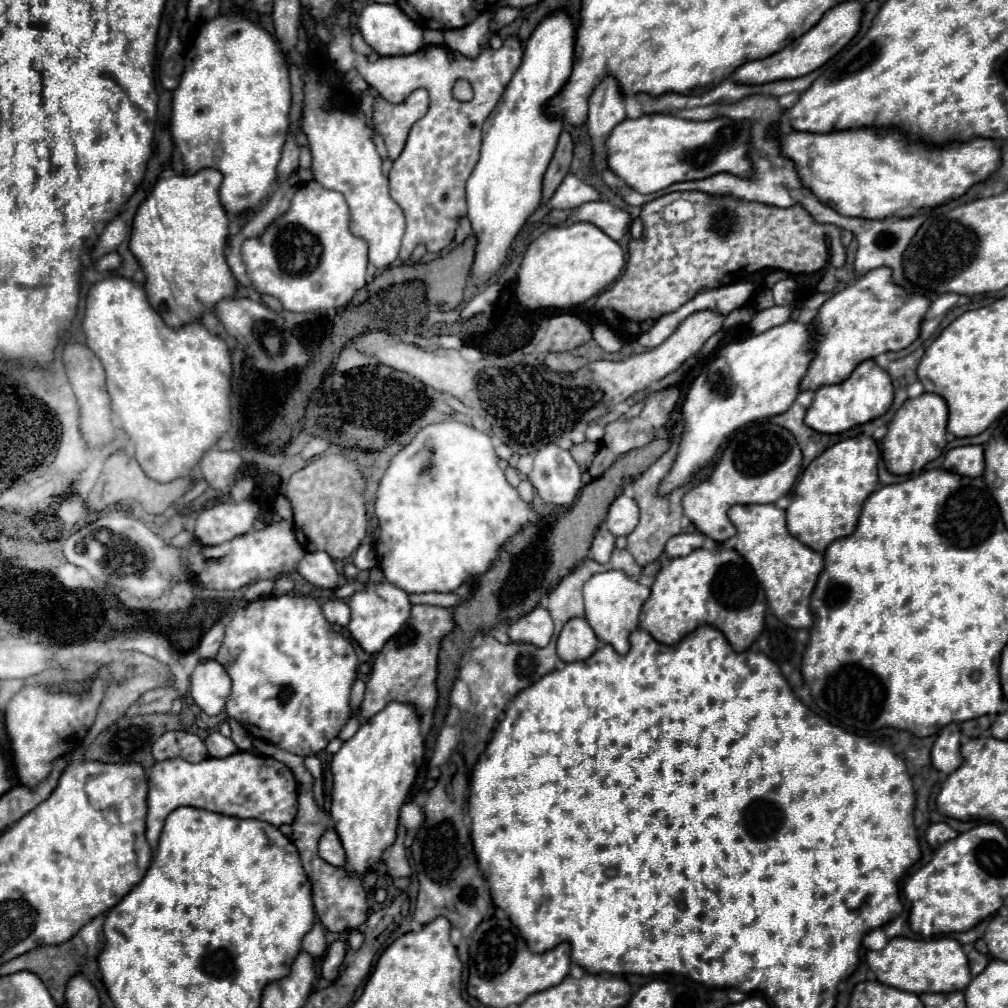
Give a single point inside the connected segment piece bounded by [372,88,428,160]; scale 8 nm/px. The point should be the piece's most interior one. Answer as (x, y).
(393, 121)

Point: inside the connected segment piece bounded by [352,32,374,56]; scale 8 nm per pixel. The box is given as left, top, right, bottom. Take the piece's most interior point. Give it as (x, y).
(358, 44)

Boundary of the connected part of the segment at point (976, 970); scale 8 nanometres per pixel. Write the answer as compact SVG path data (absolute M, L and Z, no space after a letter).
M972 950L972 952L968 954L968 962L970 962L970 972L972 972L972 976L978 976L978 974L988 966L988 956L980 954L978 950Z

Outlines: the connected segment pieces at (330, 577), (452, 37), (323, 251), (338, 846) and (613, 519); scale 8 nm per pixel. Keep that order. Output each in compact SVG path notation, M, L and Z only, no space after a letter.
M308 552L302 558L298 572L310 584L314 584L318 588L328 588L328 590L336 590L342 580L342 576L334 568L332 558L326 552Z
M482 12L472 24L468 24L466 28L458 28L458 30L444 30L444 42L458 50L460 54L468 56L468 58L476 58L480 54L480 50L490 42L490 12Z
M316 180L306 182L306 186L300 186L292 198L290 210L278 220L274 220L262 236L248 238L242 244L242 260L246 264L248 278L252 280L254 290L278 298L284 310L290 312L316 312L348 304L354 292L366 286L366 266L368 266L368 246L364 240L350 234L348 222L350 222L348 204L340 192L326 190Z
M328 828L324 832L324 836L320 838L320 844L318 844L318 854L322 860L326 860L332 866L344 866L346 854L344 854L344 848L342 848L342 842L340 842L336 830Z
M626 494L618 496L608 508L608 516L606 516L604 524L614 536L628 536L638 524L636 502Z

